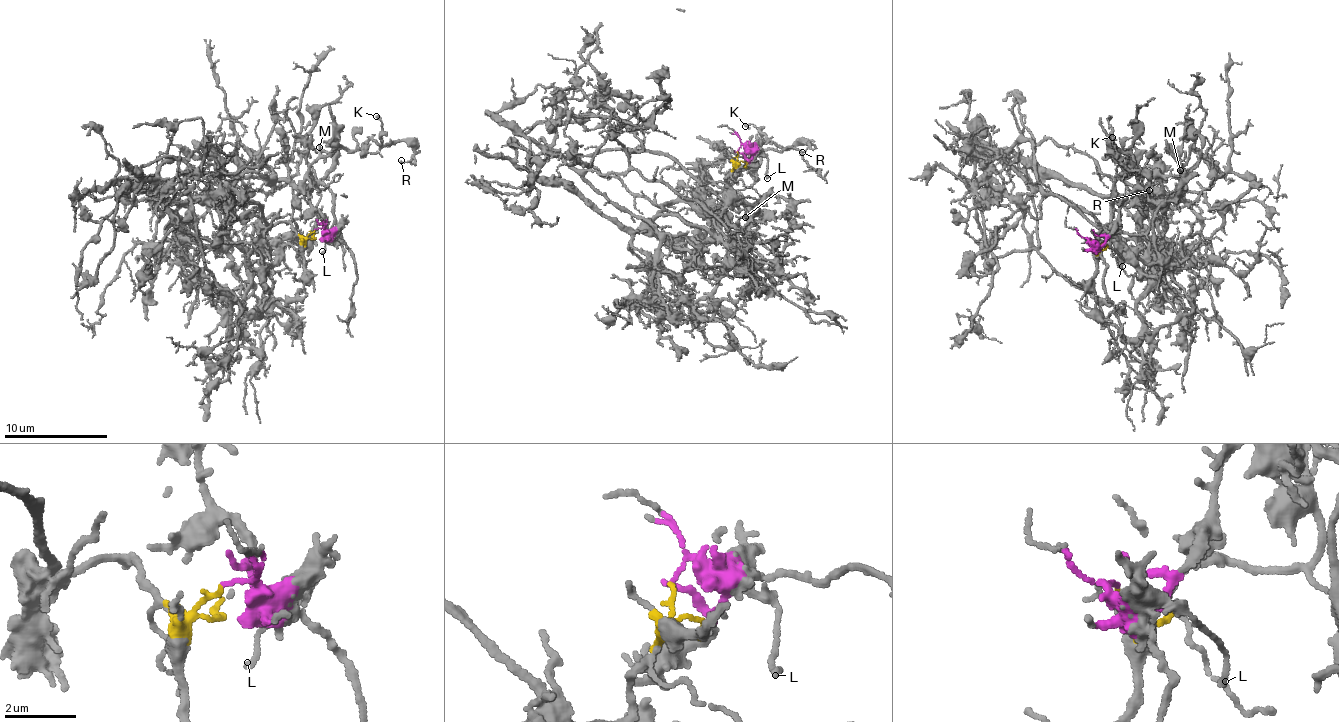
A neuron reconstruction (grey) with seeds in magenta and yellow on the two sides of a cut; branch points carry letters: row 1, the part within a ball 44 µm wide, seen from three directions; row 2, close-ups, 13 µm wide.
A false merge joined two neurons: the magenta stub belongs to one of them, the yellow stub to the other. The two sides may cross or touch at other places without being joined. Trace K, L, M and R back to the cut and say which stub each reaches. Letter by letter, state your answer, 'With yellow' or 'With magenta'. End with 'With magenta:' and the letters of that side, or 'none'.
K: With magenta
L: With magenta
M: With magenta
R: With magenta
With magenta: K, L, M, R

